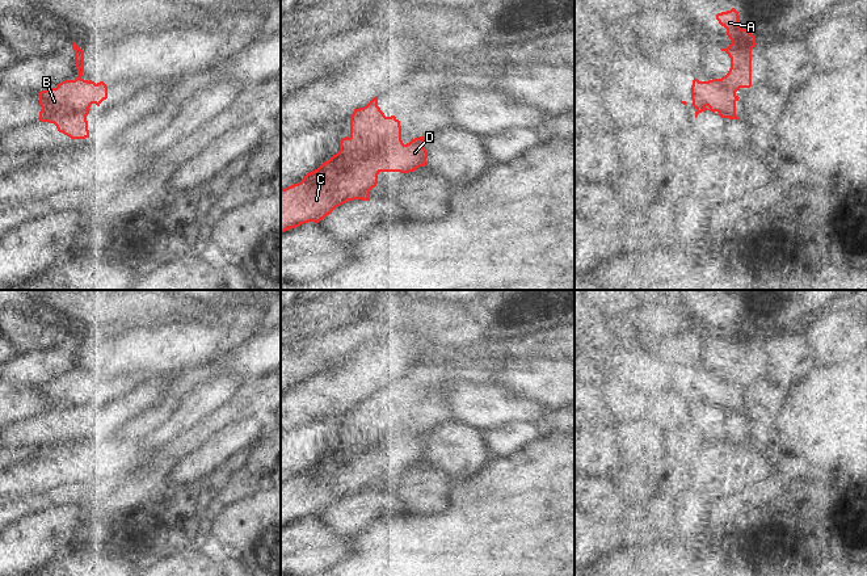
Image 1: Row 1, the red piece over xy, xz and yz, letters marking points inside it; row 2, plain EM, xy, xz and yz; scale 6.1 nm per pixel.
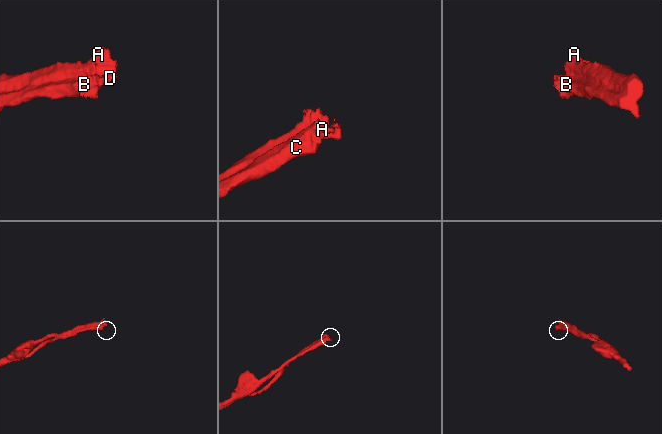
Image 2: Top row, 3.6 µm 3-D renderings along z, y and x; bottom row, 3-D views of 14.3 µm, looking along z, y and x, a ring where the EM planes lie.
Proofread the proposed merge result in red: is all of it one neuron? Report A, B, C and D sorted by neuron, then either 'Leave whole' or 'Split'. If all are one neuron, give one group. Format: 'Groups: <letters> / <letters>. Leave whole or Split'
Groups: A C D / B. Split

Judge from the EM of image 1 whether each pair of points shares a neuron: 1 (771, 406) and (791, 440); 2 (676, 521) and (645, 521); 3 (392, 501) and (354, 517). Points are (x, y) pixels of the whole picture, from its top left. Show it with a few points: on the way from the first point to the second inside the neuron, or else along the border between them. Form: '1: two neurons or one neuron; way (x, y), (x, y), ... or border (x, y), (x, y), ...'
1: two neurons; border (791, 392), (775, 427), (764, 437)
2: one neuron; way (668, 521), (653, 521)
3: one neuron; way (383, 499), (371, 499), (362, 508)

